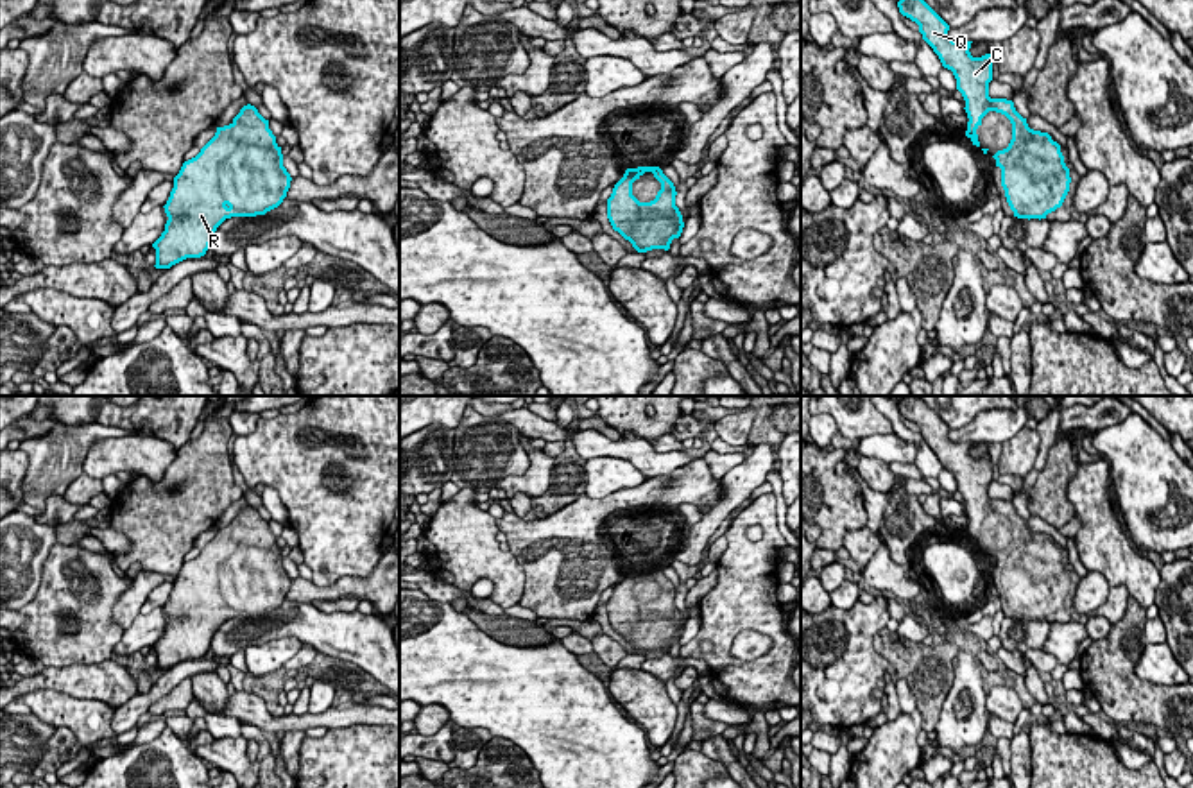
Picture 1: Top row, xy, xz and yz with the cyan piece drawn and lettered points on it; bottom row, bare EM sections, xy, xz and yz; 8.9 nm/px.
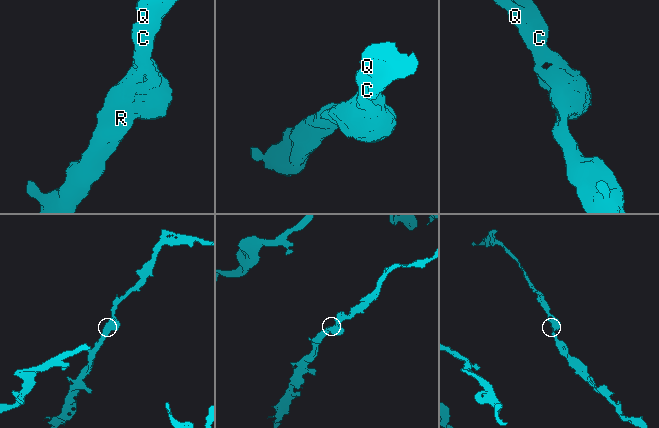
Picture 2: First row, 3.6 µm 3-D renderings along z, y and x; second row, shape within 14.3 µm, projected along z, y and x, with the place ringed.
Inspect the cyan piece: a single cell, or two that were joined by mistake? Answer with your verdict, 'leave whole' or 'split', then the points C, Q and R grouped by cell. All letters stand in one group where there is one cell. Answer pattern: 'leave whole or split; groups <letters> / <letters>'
leave whole; groups C Q R

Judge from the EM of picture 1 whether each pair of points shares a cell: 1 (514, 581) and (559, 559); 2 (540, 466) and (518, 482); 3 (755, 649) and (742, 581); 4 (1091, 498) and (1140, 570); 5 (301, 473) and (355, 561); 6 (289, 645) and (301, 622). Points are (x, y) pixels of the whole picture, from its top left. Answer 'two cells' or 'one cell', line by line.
1: two cells
2: one cell
3: two cells
4: one cell
5: one cell
6: two cells

